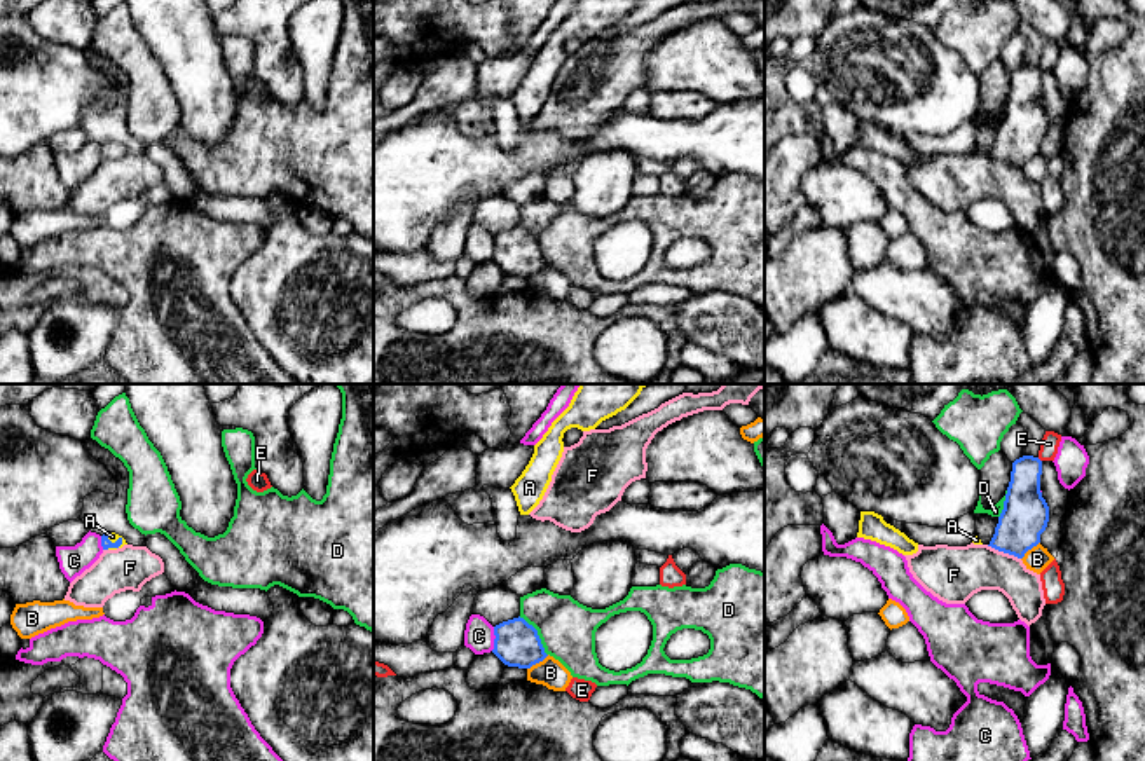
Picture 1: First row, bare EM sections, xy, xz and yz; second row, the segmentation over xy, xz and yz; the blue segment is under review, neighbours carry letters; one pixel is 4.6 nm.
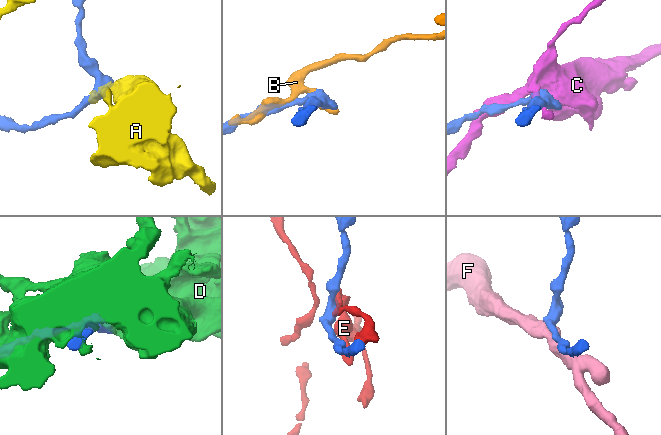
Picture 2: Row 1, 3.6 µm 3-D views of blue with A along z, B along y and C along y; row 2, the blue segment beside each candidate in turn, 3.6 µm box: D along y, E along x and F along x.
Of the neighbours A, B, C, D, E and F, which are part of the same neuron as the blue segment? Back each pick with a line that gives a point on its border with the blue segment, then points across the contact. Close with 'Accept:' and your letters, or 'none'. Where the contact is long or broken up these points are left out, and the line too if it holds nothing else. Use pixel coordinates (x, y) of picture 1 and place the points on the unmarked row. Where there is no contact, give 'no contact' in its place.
A: contact xy (116, 150); way xy (105, 150), (116, 150), (112, 145)
Accept: A

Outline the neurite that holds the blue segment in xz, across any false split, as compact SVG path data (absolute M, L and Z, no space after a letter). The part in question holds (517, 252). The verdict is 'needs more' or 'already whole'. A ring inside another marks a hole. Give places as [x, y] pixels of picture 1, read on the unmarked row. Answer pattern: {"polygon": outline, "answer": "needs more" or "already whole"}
{"polygon": "M513 227L494 236L492 262L508 276L531 278L548 264L538 239L524 227Z", "answer": "already whole"}

